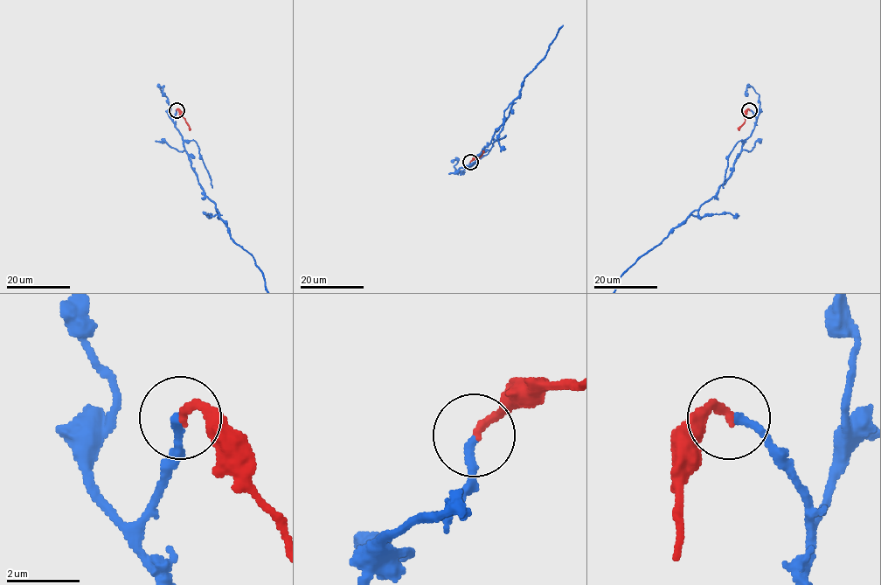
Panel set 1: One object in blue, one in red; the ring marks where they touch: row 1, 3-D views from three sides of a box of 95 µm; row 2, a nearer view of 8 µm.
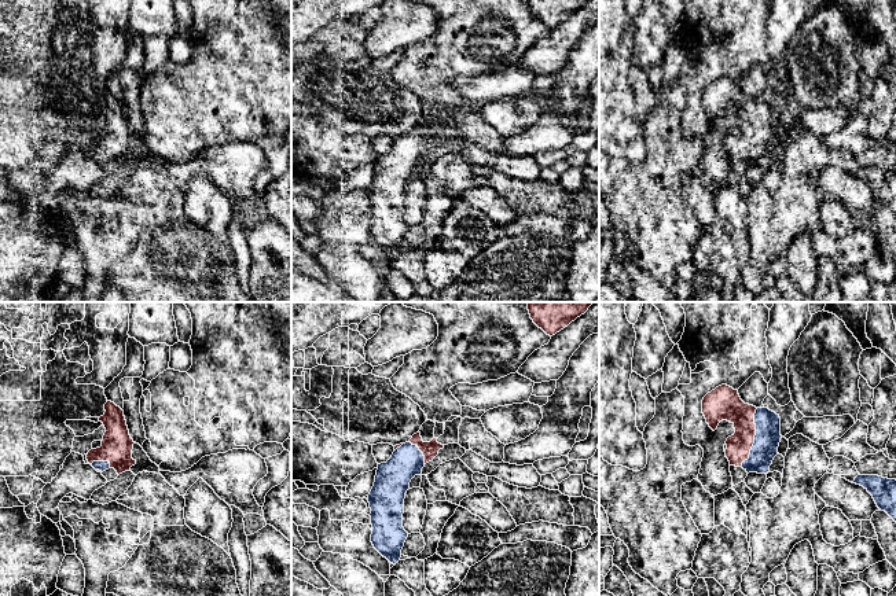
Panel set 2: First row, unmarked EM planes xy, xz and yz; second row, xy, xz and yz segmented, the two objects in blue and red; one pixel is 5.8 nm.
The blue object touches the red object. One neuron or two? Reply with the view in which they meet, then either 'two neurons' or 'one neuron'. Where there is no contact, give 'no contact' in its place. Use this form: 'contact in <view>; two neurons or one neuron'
contact in yz; one neuron

